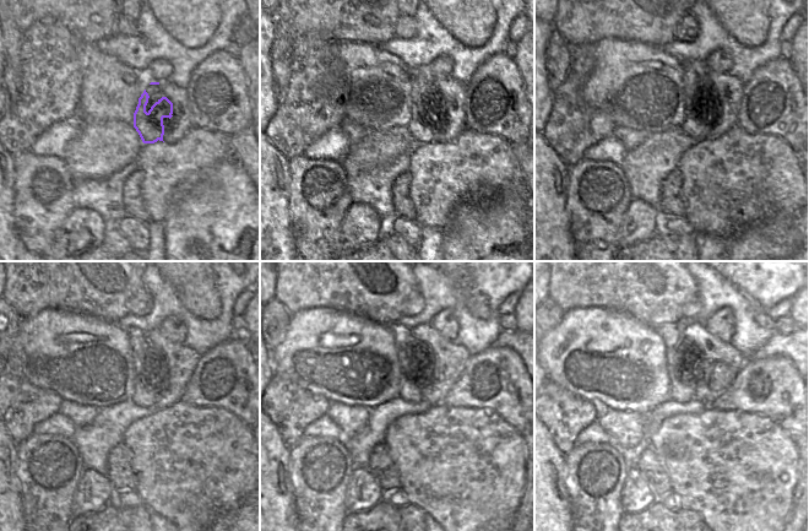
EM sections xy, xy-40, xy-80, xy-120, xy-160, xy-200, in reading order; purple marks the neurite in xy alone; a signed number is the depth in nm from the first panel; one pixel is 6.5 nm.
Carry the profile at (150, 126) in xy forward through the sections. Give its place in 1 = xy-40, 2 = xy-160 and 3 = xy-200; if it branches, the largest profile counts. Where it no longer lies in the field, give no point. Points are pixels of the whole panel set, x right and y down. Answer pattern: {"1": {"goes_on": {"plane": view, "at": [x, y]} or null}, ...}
{"1": {"goes_on": {"plane": "xy-40", "at": [421, 126]}}, "2": {"goes_on": {"plane": "xy-160", "at": [410, 391]}}, "3": {"goes_on": {"plane": "xy-200", "at": [682, 390]}}}

